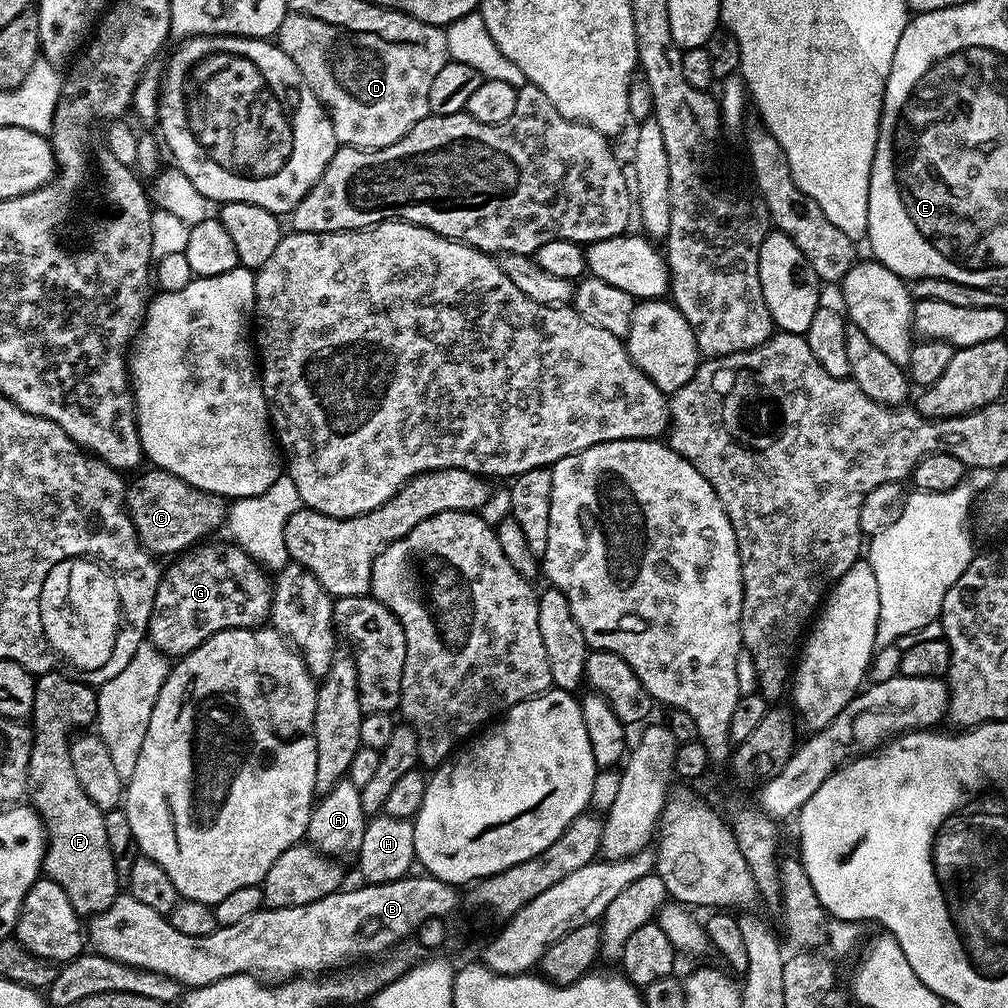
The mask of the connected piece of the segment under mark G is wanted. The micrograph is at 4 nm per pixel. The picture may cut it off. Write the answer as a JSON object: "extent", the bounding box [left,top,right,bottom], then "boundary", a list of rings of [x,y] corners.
{"extent":[147,542,273,658],"boundary":[[[212,542],[201,543],[193,550],[181,555],[175,559],[169,568],[163,569],[160,577],[160,585],[158,586],[158,594],[154,598],[154,610],[152,617],[148,623],[147,639],[151,641],[152,645],[162,652],[168,658],[179,658],[190,654],[202,642],[206,642],[206,638],[210,638],[214,634],[218,634],[222,630],[230,630],[231,628],[258,628],[269,623],[268,615],[270,614],[270,606],[272,605],[272,586],[273,581],[270,579],[269,573],[261,568],[260,563],[255,560],[250,554],[246,553],[236,544],[225,542],[225,544],[208,544]]]}

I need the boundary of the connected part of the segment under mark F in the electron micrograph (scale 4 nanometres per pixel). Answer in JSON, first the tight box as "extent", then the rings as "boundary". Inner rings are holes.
{"extent":[28,670,122,918],"boundary":[[[60,670],[41,672],[35,682],[28,782],[31,807],[43,820],[46,833],[42,872],[62,886],[70,906],[74,906],[80,917],[91,918],[105,912],[122,892],[122,882],[114,870],[114,854],[110,854],[106,838],[104,812],[87,797],[71,762],[74,733],[87,729],[87,724],[95,721],[97,689]]]}

